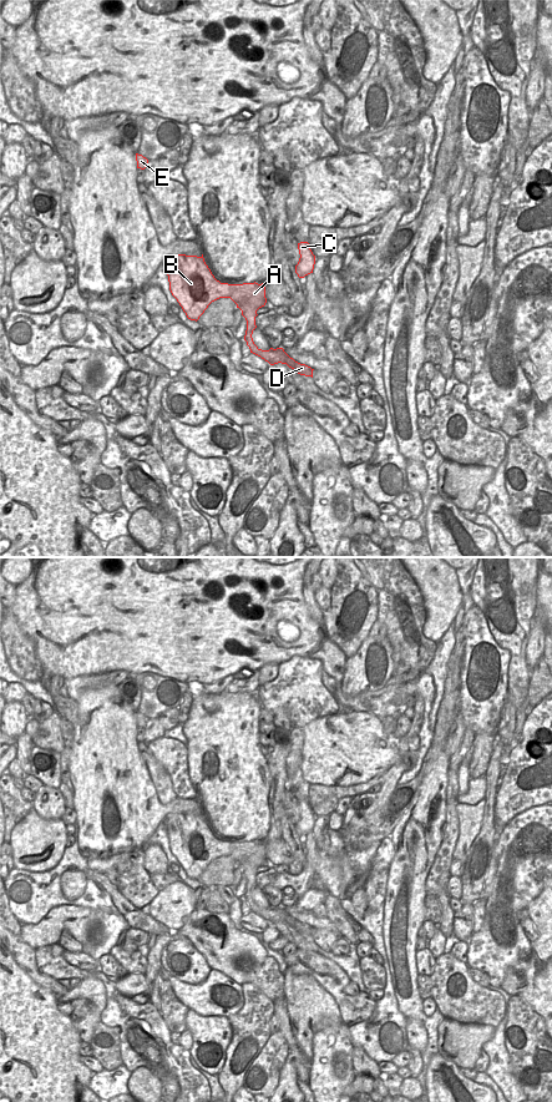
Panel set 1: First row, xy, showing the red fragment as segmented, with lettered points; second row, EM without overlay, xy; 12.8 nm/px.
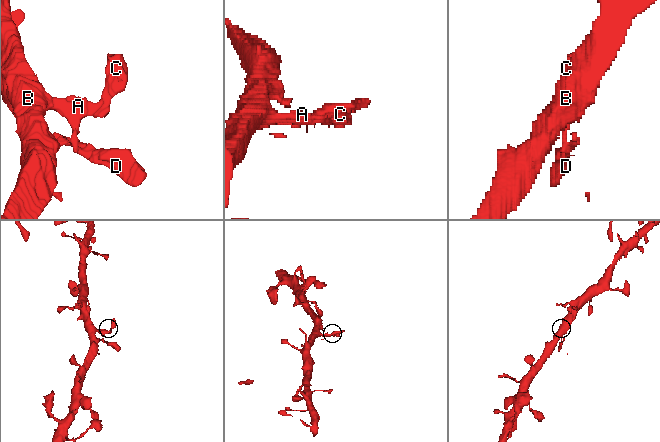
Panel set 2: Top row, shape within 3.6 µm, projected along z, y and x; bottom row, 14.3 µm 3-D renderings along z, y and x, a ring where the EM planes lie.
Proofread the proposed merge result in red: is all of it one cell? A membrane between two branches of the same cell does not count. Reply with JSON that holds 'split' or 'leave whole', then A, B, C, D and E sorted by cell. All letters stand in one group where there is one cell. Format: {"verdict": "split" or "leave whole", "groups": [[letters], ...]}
{"verdict": "leave whole", "groups": [["A", "B", "C", "D", "E"]]}

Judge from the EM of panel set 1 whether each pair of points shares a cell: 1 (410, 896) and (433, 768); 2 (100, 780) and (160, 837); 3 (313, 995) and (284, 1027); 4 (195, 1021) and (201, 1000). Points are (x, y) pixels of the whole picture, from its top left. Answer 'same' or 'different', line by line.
1: same
2: different
3: different
4: different

